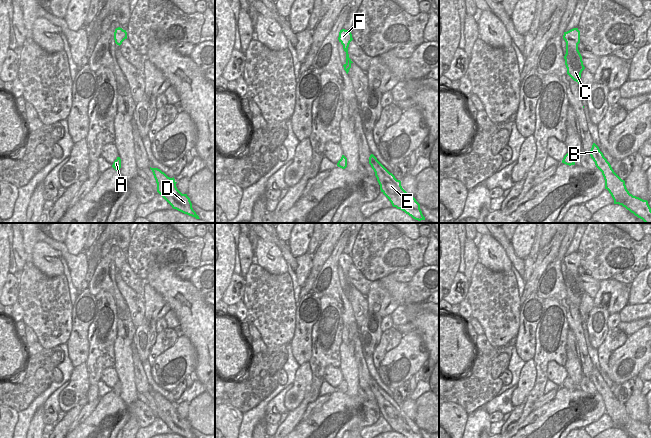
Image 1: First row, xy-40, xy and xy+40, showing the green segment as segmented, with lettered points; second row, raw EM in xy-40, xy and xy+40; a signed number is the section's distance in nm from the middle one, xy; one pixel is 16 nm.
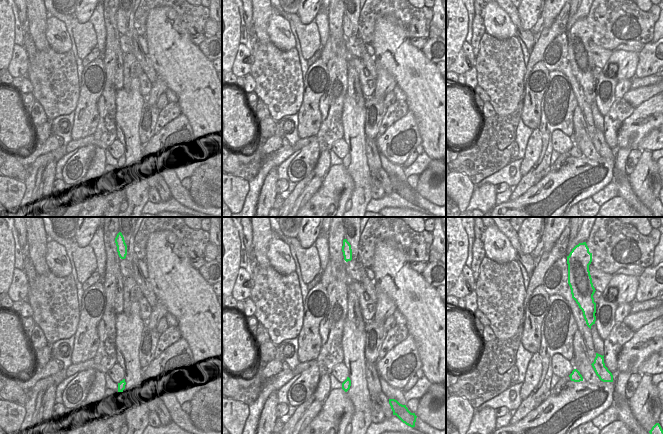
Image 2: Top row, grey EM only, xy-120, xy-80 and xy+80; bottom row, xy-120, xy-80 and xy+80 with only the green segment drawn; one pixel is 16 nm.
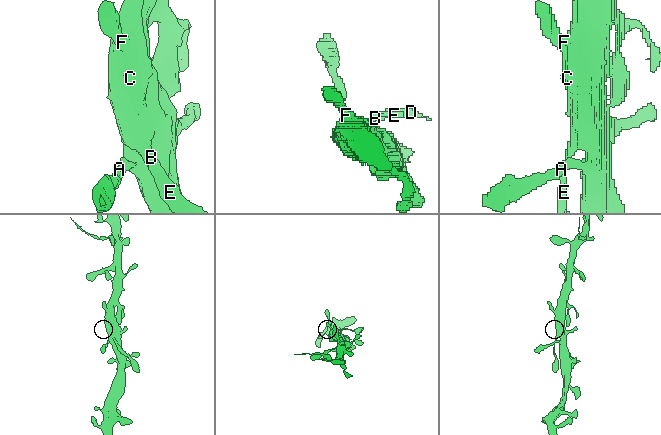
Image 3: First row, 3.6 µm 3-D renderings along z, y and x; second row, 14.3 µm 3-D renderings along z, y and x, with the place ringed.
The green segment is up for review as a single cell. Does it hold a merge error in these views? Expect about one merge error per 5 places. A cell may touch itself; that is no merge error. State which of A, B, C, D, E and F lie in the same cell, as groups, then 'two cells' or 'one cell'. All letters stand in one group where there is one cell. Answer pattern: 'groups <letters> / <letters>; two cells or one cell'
groups A B C D E F; one cell

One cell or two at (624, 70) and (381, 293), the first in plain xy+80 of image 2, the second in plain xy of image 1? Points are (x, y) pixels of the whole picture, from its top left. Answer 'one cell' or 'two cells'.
one cell

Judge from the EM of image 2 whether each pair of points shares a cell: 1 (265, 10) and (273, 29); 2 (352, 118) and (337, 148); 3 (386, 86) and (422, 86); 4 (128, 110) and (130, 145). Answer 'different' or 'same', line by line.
1: different
2: different
3: different
4: same

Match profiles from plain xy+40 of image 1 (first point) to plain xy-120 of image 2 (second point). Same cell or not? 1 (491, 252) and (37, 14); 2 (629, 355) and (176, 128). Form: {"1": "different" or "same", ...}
{"1": "different", "2": "same"}

